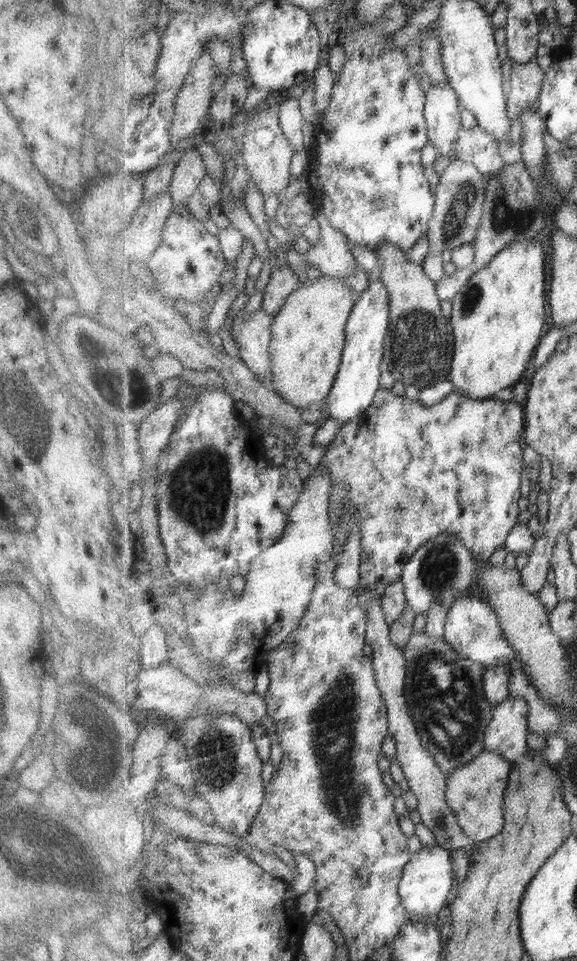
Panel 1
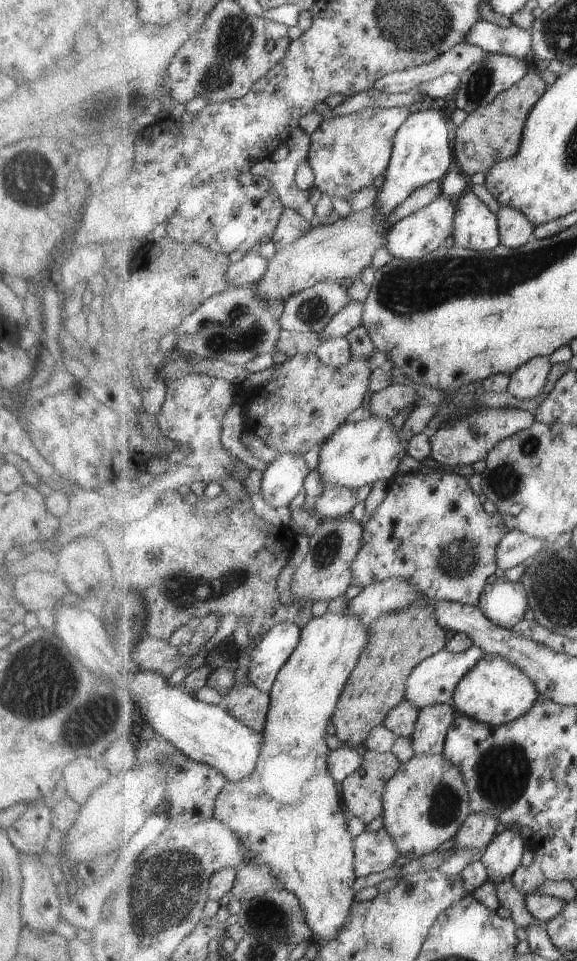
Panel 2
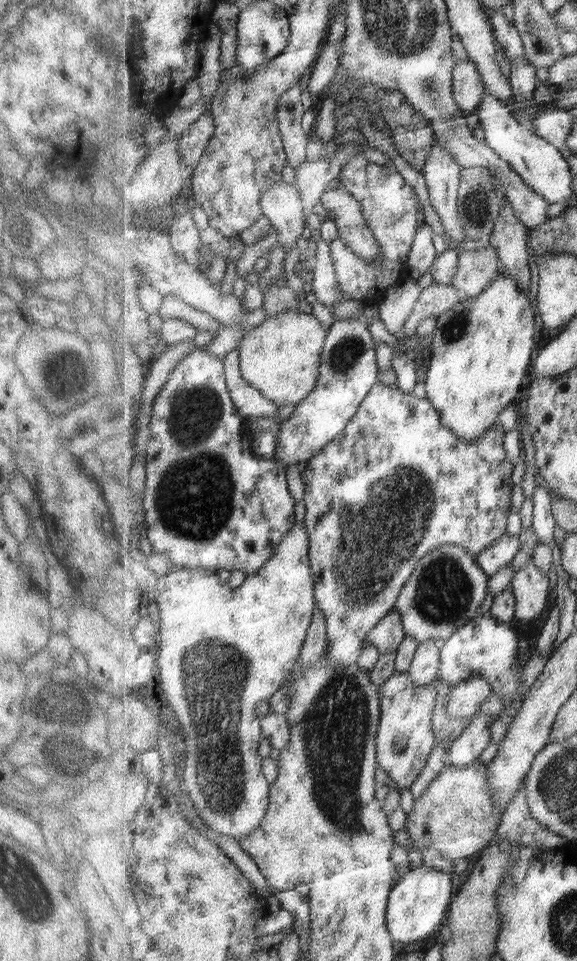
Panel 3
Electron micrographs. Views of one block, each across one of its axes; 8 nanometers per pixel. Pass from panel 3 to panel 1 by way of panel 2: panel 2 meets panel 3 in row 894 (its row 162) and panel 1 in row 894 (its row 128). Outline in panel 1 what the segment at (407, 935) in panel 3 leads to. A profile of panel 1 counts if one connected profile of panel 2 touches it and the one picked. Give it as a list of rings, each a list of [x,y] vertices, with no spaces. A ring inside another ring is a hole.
[[[437,844],[433,847],[421,848],[413,854],[405,867],[400,892],[403,905],[407,907],[407,913],[410,915],[410,921],[413,921],[415,925],[427,922],[427,918],[431,918],[433,914],[439,914],[449,904],[449,894],[455,884],[453,867],[452,852]]]

